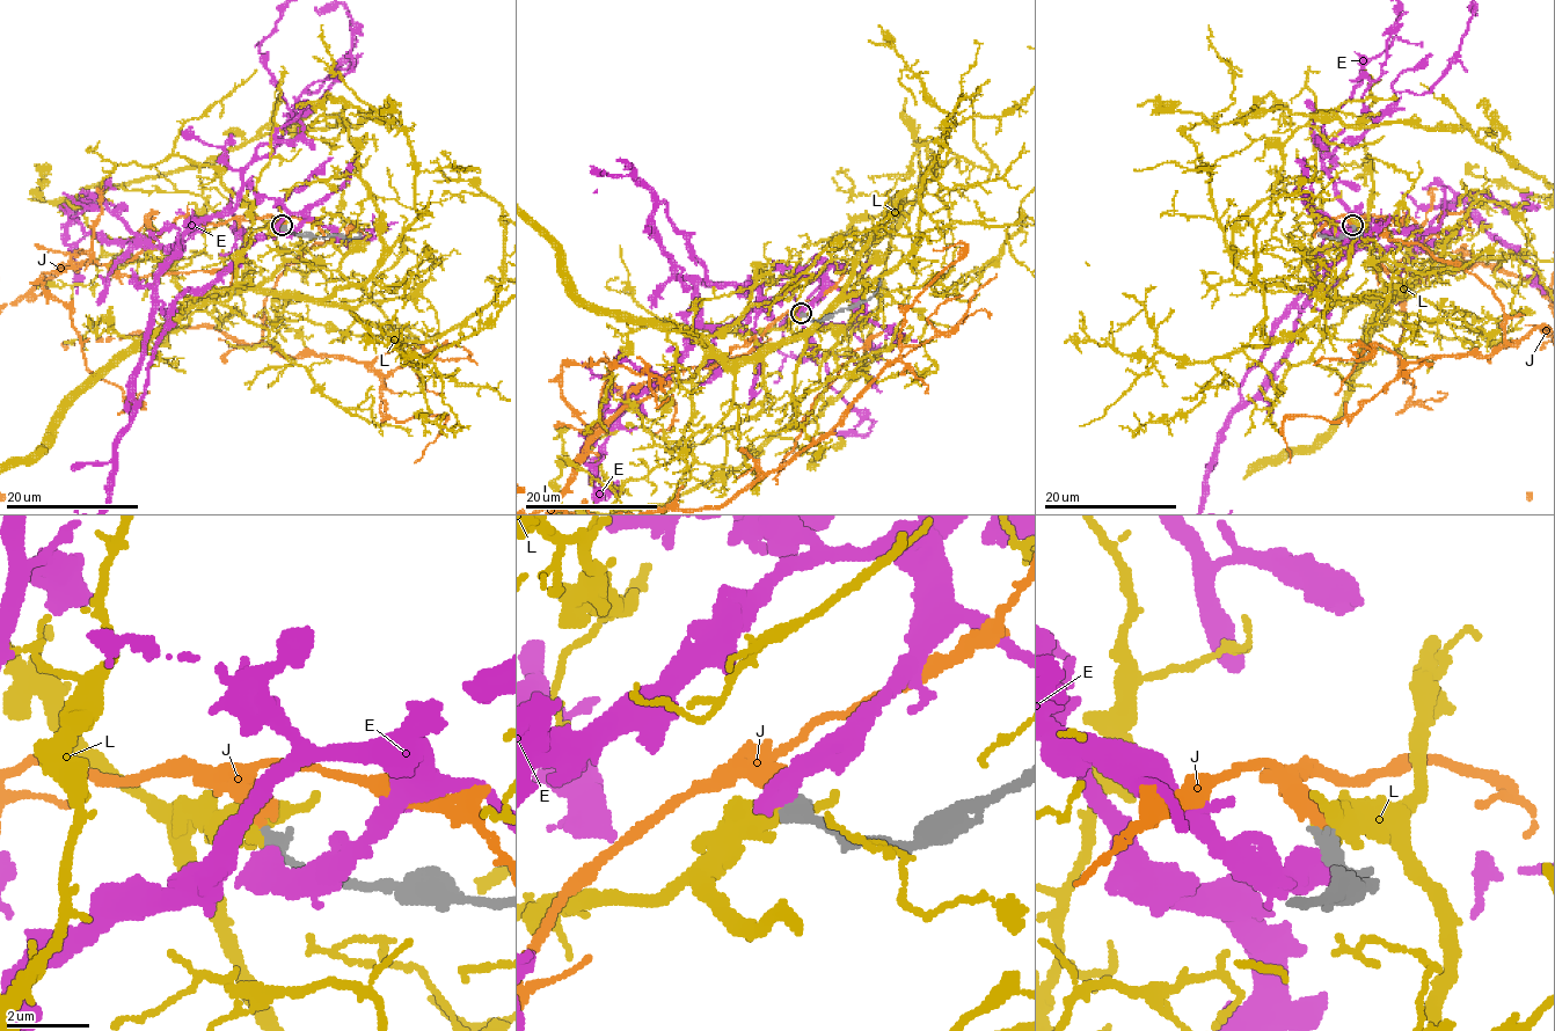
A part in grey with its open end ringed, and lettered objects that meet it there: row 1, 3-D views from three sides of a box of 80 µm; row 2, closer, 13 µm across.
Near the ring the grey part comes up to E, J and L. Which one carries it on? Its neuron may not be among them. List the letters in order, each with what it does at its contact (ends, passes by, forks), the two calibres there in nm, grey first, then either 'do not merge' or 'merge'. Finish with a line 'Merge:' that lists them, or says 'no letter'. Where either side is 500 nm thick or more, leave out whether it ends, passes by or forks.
E: 420 nm thick on the grey side, 600 nm on the other; do not merge
J: it ends there; 400 nm thick on the grey side, 440 nm on the other; merge
L: it passes by; 400 nm thick on the grey side, 480 nm on the other; do not merge
Merge: J

